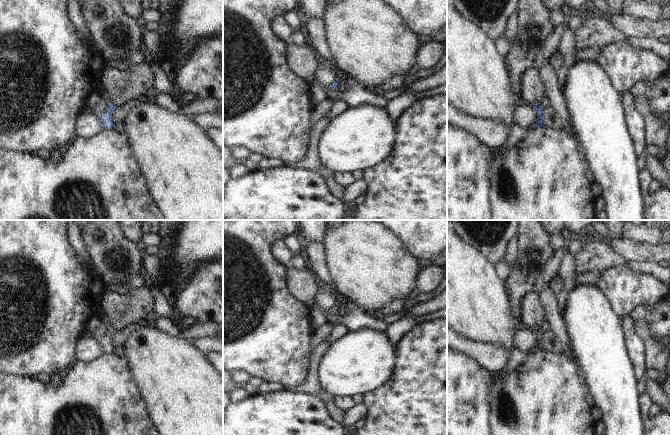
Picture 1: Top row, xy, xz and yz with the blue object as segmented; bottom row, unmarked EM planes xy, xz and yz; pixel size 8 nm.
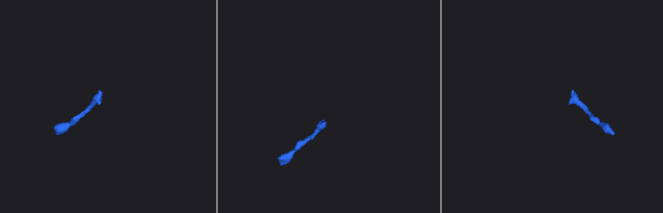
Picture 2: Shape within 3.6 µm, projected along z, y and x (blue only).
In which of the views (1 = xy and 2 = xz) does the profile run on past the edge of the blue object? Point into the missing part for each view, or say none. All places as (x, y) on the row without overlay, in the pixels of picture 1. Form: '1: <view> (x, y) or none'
1: none
2: none

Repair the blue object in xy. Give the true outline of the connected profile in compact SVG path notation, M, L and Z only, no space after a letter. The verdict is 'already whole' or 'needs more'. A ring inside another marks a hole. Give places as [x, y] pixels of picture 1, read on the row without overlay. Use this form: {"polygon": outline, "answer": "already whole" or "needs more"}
{"polygon": "M109 326L105 336L98 341L104 353L112 353L114 350L114 347L111 345L111 338L114 332L115 330L111 326Z", "answer": "already whole"}

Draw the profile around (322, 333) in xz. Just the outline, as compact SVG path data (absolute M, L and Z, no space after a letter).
M326 323L321 325L317 330L316 330L316 336L312 339L312 341L318 345L322 343L324 340L328 338L332 331L332 326L330 323Z

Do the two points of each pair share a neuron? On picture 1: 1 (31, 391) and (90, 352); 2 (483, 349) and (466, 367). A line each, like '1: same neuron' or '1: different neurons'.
1: different neurons
2: different neurons

